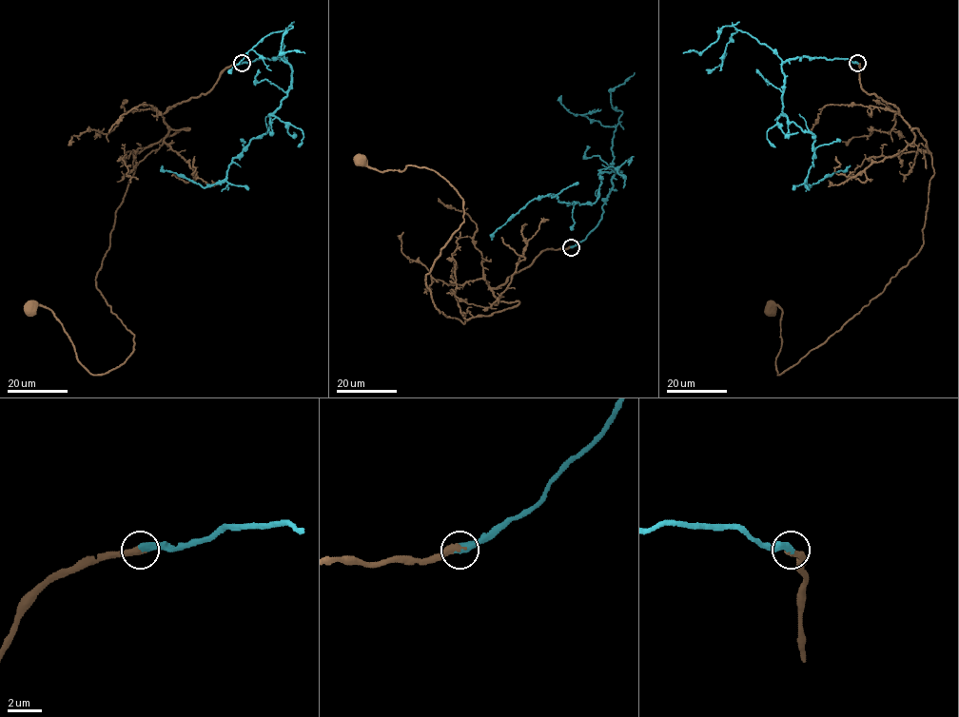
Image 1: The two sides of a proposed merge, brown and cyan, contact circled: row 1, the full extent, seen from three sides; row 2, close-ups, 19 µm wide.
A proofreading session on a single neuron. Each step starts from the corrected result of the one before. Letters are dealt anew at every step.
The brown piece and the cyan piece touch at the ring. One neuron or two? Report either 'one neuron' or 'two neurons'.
one neuron

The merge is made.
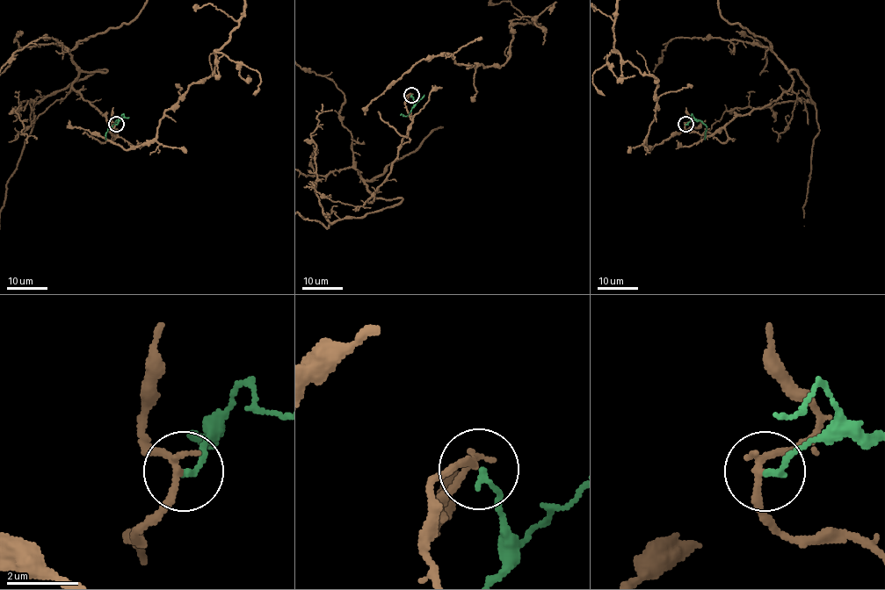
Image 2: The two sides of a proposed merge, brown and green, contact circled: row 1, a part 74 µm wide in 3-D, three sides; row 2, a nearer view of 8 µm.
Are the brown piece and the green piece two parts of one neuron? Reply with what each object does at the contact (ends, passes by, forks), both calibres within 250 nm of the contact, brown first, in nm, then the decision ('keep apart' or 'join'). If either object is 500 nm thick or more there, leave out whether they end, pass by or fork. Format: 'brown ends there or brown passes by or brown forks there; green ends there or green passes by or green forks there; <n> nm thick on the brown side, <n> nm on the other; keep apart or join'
brown passes by; green ends there; 190 nm thick on the brown side, 150 nm on the other; keep apart

